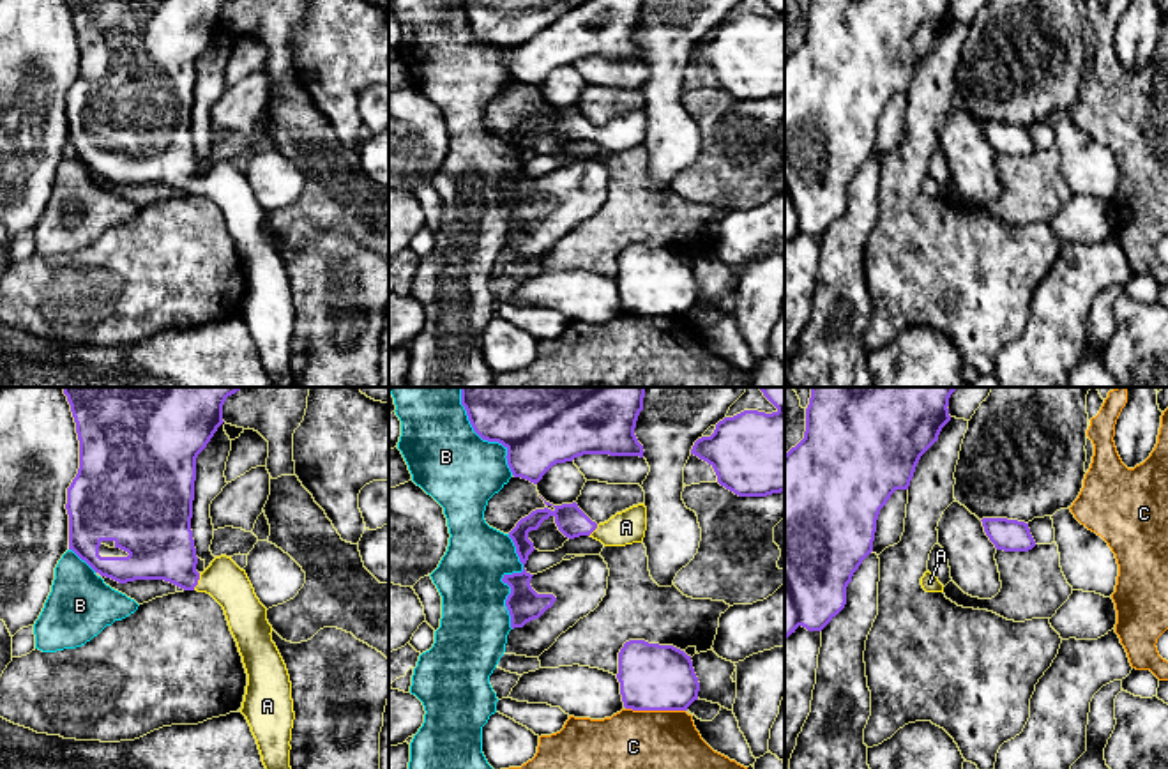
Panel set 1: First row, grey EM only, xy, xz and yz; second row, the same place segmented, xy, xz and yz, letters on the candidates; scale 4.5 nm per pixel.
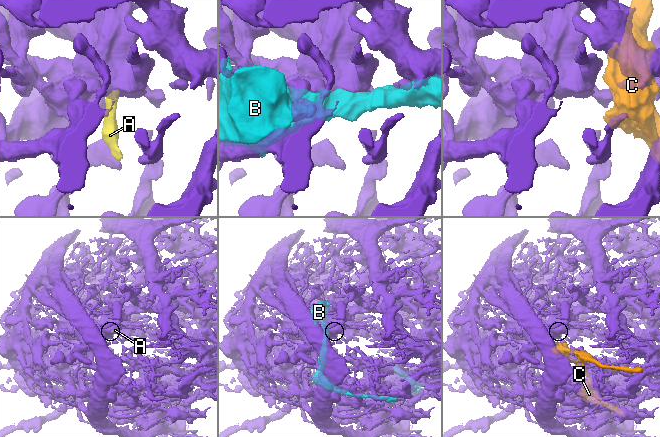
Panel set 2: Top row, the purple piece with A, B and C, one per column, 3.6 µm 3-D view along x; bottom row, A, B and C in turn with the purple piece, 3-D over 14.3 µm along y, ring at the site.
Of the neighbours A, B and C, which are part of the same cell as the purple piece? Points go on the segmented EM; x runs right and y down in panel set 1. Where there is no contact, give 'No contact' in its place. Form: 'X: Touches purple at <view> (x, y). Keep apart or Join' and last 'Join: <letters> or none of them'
A: Touches purple at xy (197, 582). Join
B: Touches purple at xz (504, 577). Keep apart
C: Touches purple at xz (656, 709). Keep apart
Join: A

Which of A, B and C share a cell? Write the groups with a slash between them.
A / B / C

